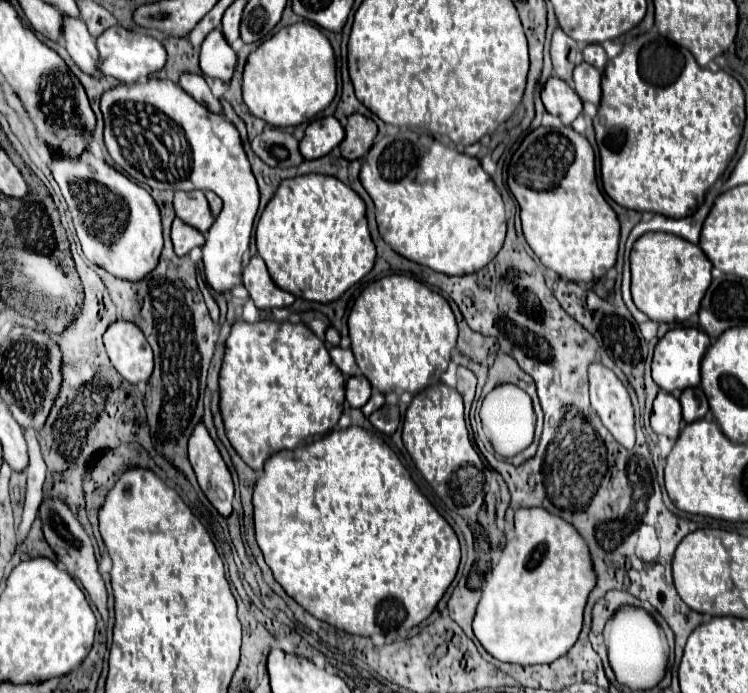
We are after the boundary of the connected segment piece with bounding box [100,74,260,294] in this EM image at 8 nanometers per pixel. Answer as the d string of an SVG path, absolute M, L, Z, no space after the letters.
M182 74L180 86L170 80L150 78L104 92L100 102L106 124L104 142L116 166L138 184L174 192L212 190L224 200L224 210L206 234L202 260L208 286L226 294L240 284L242 258L250 244L260 194L238 130L222 116L222 104L214 98L206 80L196 74Z

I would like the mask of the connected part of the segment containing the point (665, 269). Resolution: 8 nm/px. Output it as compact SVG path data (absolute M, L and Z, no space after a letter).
M648 232L636 240L632 254L630 254L630 270L632 270L632 298L634 304L656 322L684 322L692 314L698 312L700 300L704 298L710 282L712 282L712 262L706 258L700 246L694 246L692 242L678 238L674 234L662 234L662 232Z

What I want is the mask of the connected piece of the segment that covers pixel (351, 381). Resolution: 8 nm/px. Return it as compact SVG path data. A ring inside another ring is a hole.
M356 374L356 376L348 378L348 382L346 382L346 400L352 408L362 408L368 402L370 392L372 392L372 386L362 374Z

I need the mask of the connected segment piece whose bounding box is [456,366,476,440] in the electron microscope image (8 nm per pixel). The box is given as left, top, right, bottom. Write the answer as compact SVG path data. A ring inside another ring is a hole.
M458 366L458 384L456 384L456 390L462 394L462 399L464 403L464 414L467 429L471 440L473 440L473 431L470 424L469 413L474 400L474 390L476 390L476 376L472 370L464 368L464 366Z

